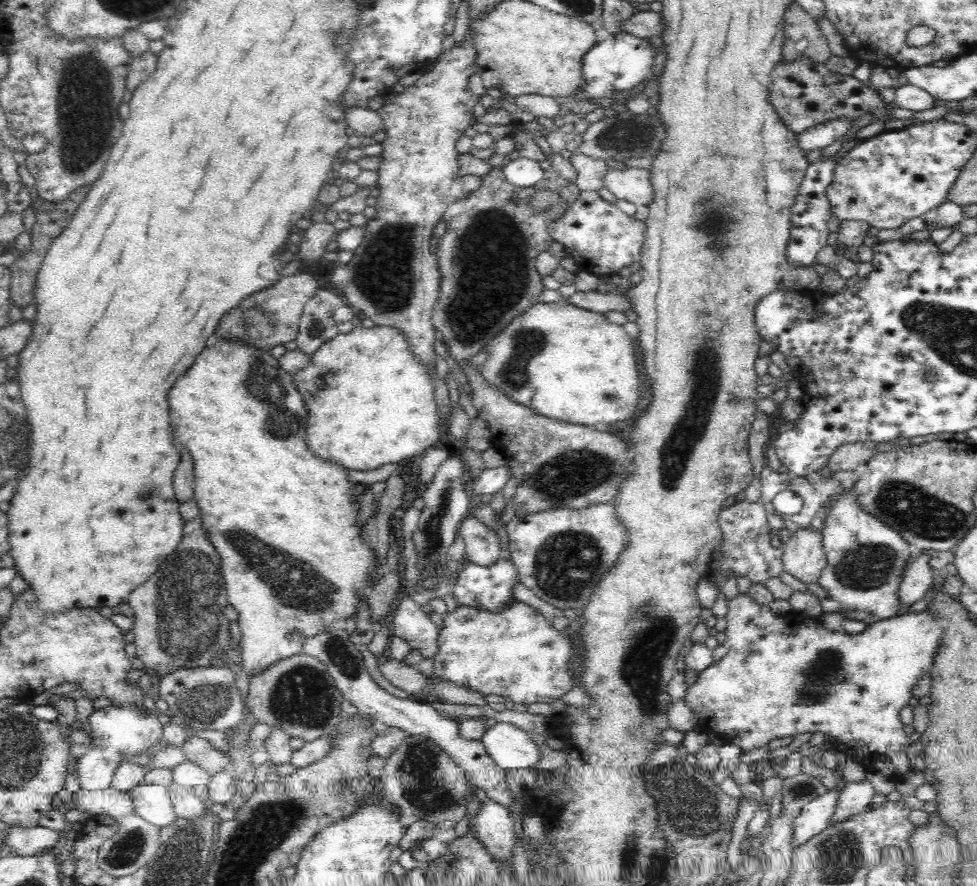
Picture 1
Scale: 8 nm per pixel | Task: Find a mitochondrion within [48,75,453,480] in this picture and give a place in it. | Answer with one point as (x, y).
(385, 276)

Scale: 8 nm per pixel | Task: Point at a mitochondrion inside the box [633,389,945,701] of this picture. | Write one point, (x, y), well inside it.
(866, 566)

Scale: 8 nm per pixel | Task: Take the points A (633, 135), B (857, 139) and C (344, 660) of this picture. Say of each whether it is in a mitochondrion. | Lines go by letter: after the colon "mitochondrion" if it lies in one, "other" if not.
A: mitochondrion
B: other
C: mitochondrion

